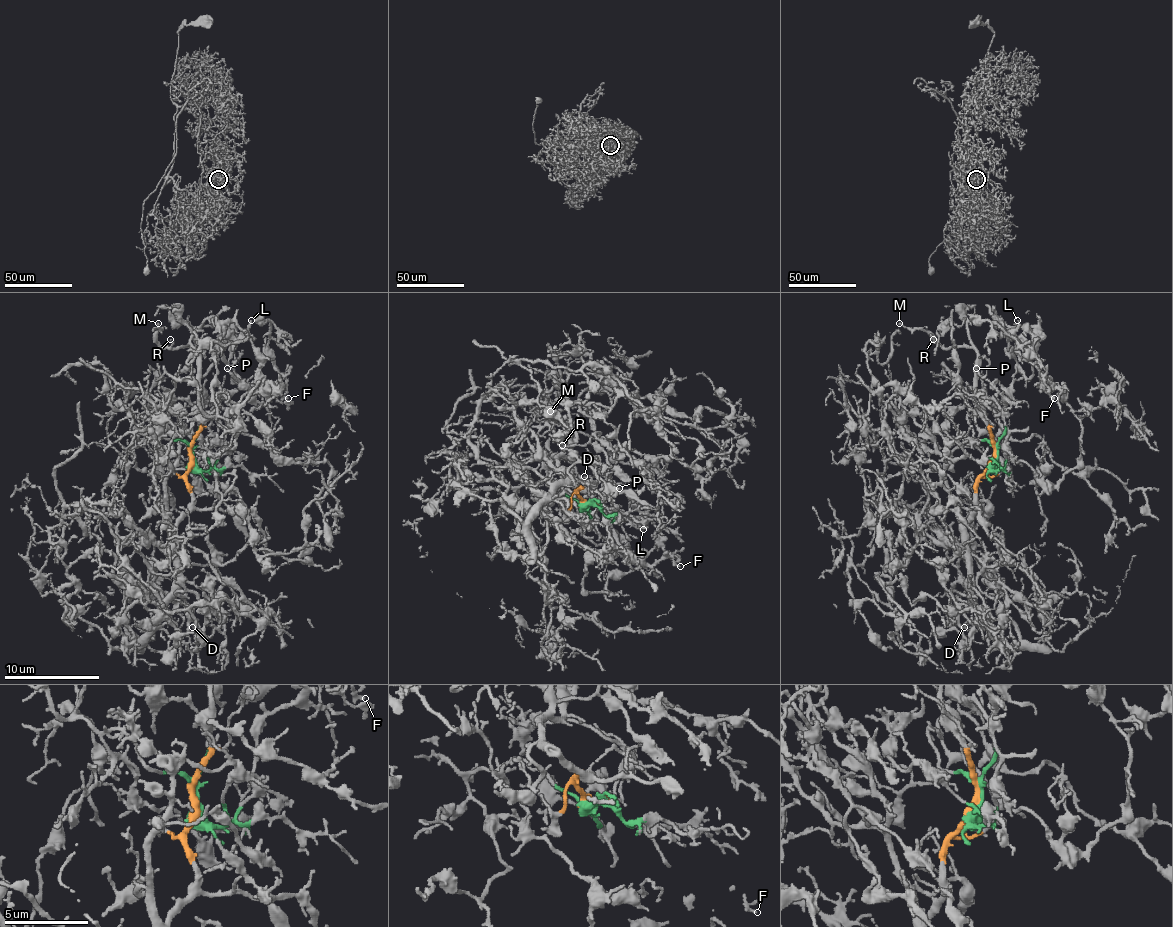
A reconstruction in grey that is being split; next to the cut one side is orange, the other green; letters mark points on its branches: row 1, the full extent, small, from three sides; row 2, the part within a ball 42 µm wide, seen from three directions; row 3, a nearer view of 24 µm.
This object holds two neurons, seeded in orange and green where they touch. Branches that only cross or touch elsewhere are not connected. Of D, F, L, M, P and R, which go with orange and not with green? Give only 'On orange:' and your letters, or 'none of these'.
On orange: D, M, R

